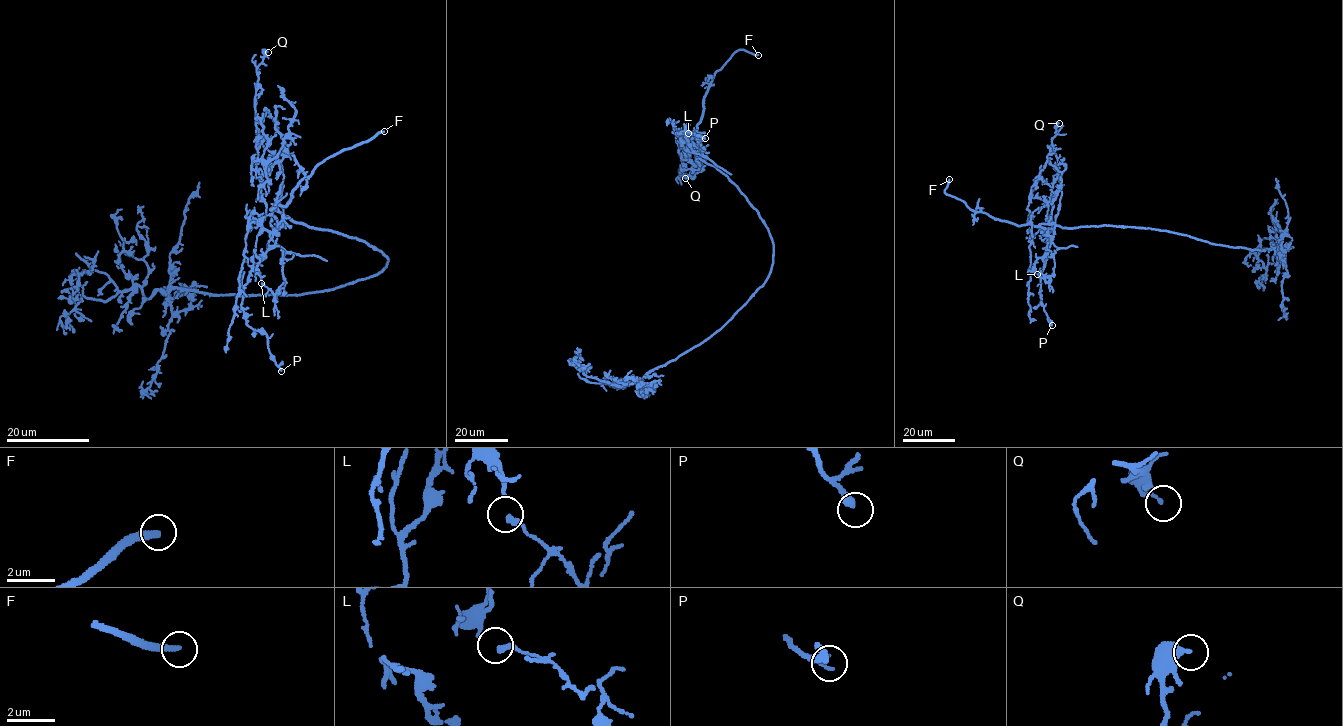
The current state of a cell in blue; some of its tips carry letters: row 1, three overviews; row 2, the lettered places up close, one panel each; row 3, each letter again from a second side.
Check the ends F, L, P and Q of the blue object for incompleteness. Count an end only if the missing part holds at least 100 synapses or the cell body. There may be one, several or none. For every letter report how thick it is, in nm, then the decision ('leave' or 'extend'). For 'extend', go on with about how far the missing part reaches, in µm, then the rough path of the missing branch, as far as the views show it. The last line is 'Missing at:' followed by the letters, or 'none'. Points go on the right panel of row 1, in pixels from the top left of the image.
F: calibre 300 nm; extend; missing 40 µm
L: calibre 240 nm; leave
P: calibre 360 nm; leave
Q: calibre 140 nm; leave
Missing at: F

